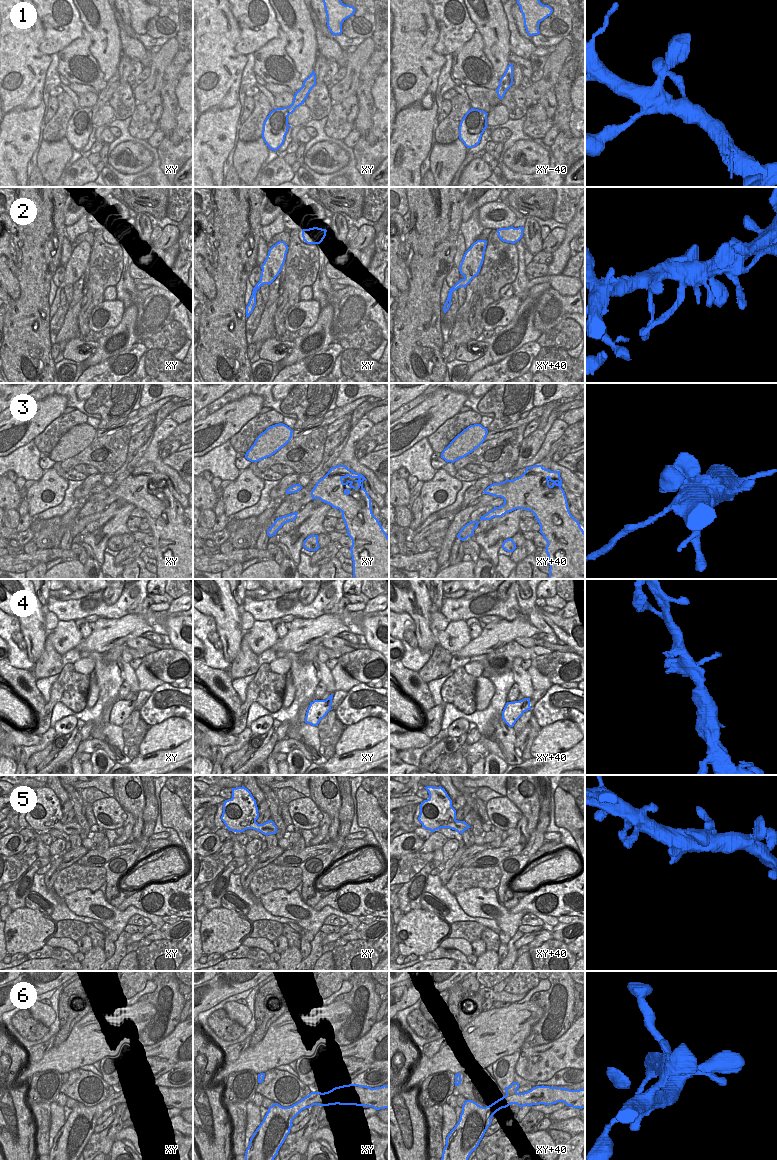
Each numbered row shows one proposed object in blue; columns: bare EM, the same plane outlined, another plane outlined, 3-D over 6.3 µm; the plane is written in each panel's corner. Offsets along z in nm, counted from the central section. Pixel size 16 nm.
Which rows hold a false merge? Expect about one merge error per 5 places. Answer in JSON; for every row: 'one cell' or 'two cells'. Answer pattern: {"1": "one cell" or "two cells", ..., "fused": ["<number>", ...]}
{"1": "one cell", "2": "one cell", "3": "one cell", "4": "one cell", "5": "one cell", "6": "one cell", "fused": []}

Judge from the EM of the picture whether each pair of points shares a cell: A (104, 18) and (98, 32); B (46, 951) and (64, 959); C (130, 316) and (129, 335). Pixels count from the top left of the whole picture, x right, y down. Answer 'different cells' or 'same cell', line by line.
A: same cell
B: same cell
C: same cell

